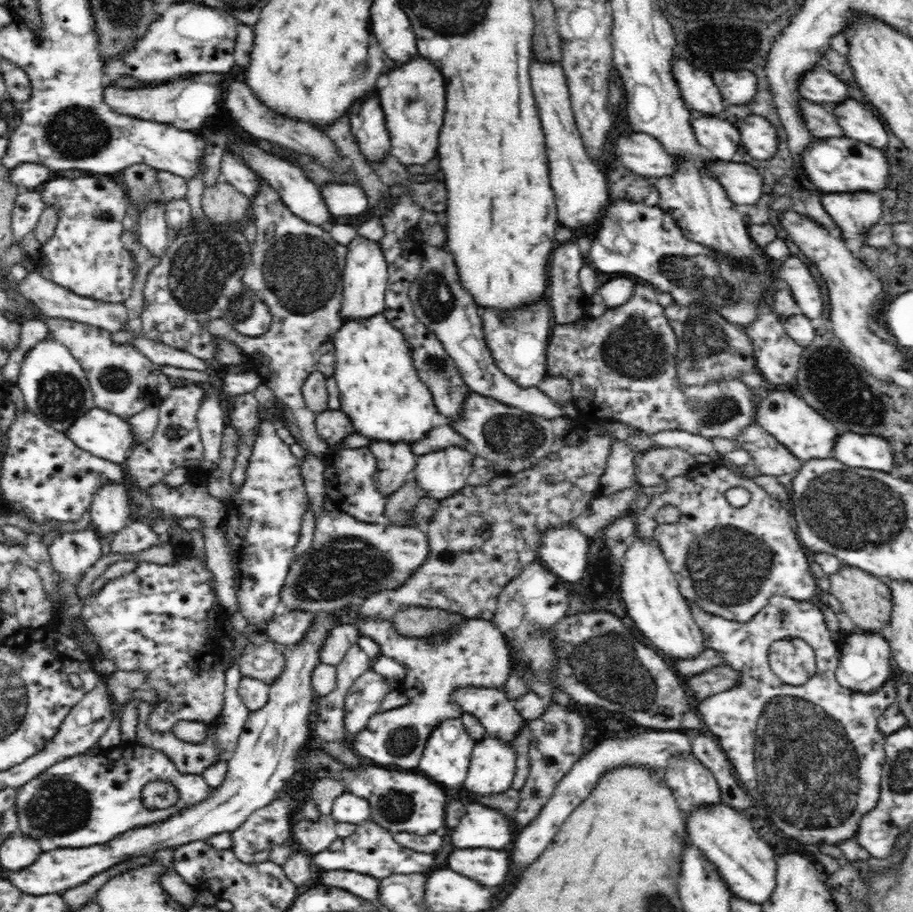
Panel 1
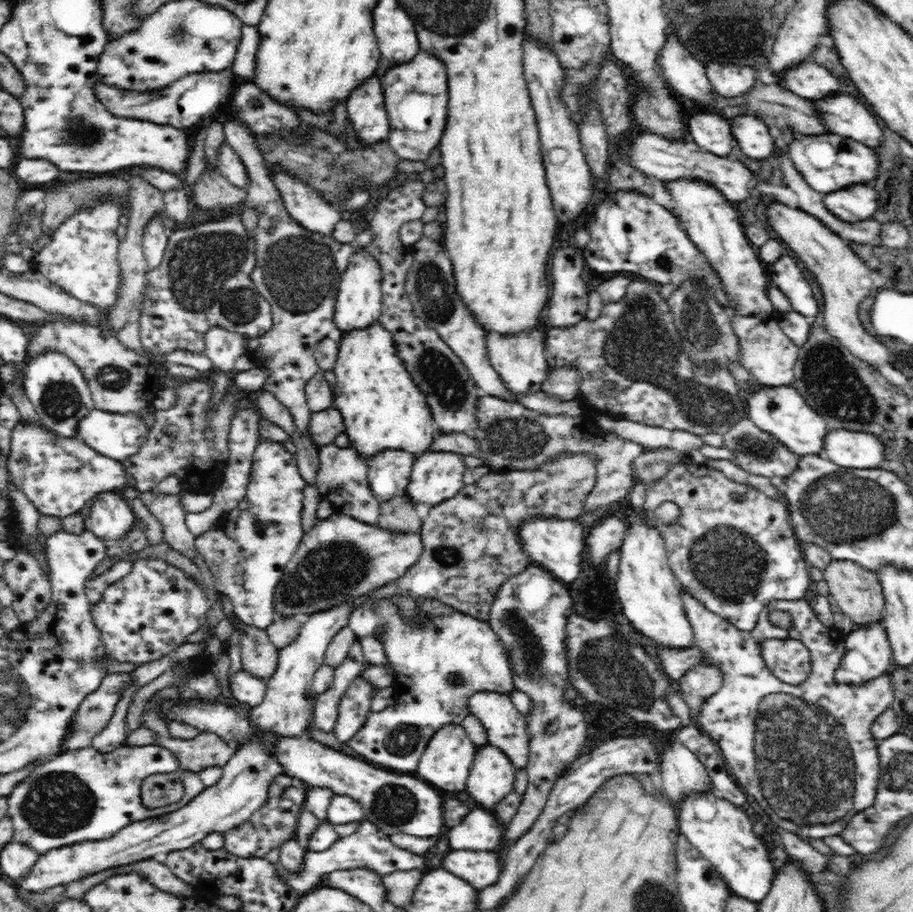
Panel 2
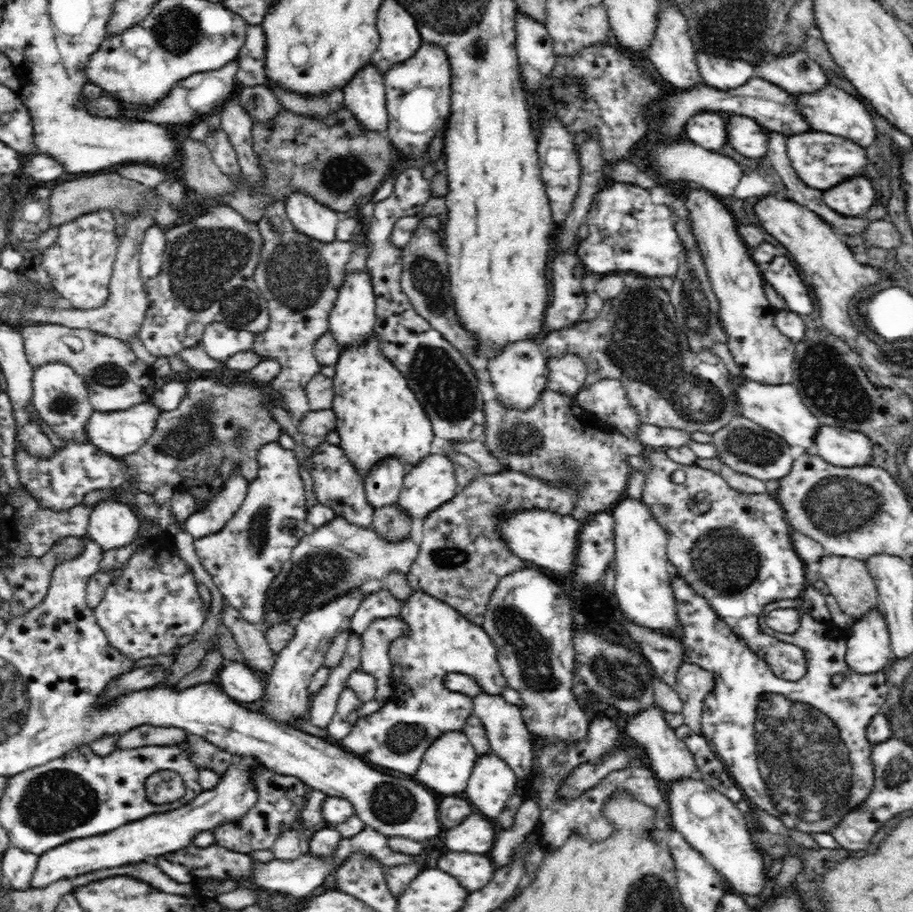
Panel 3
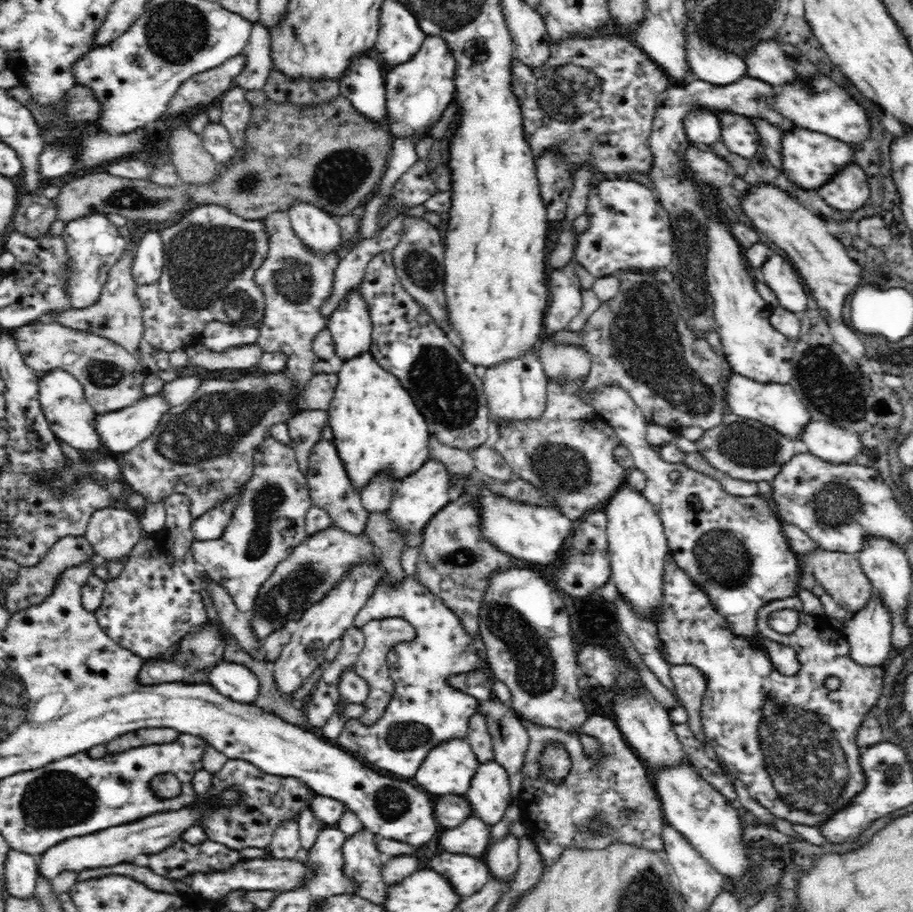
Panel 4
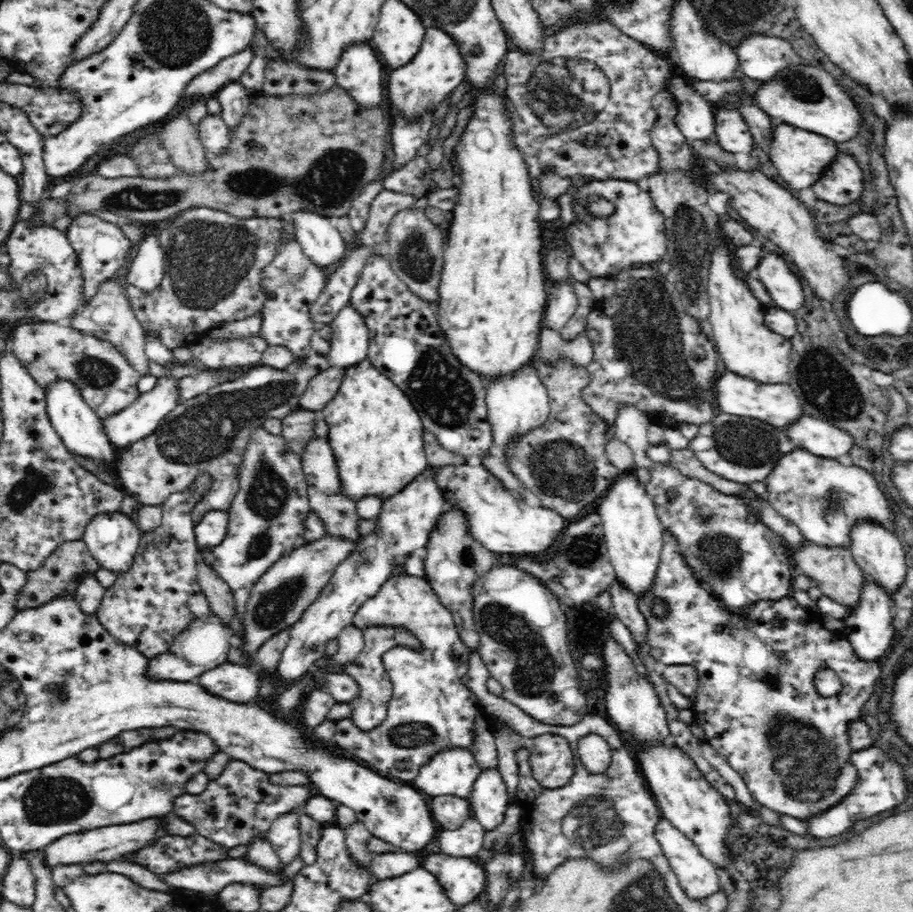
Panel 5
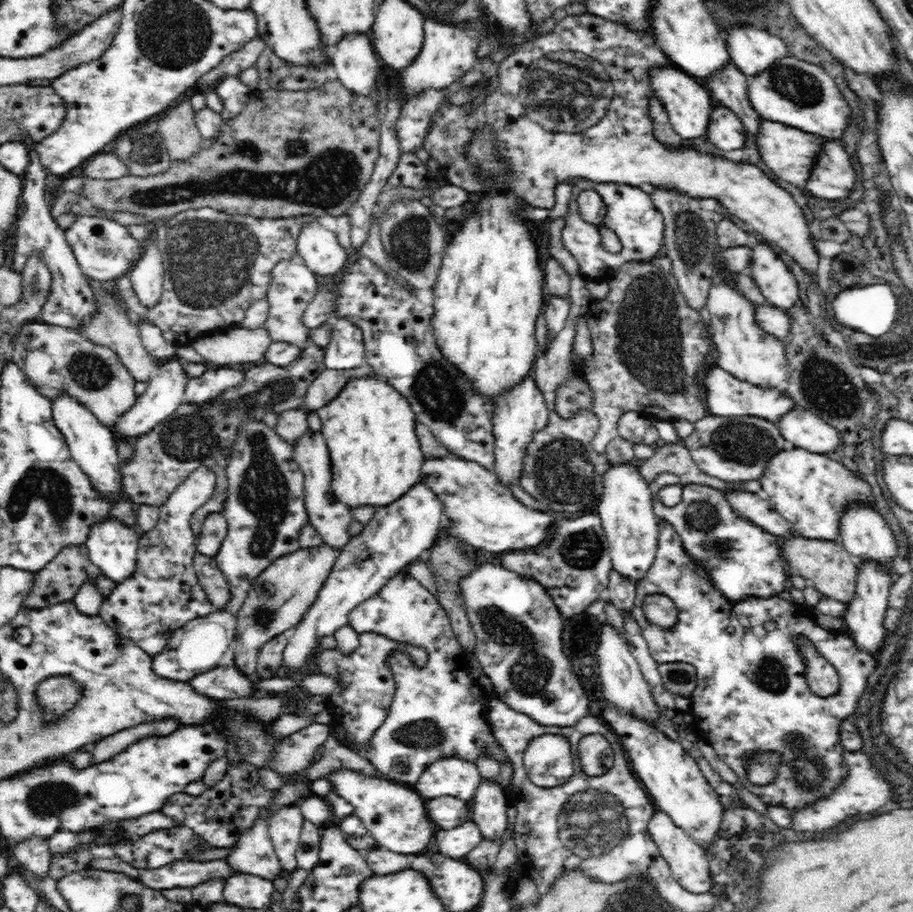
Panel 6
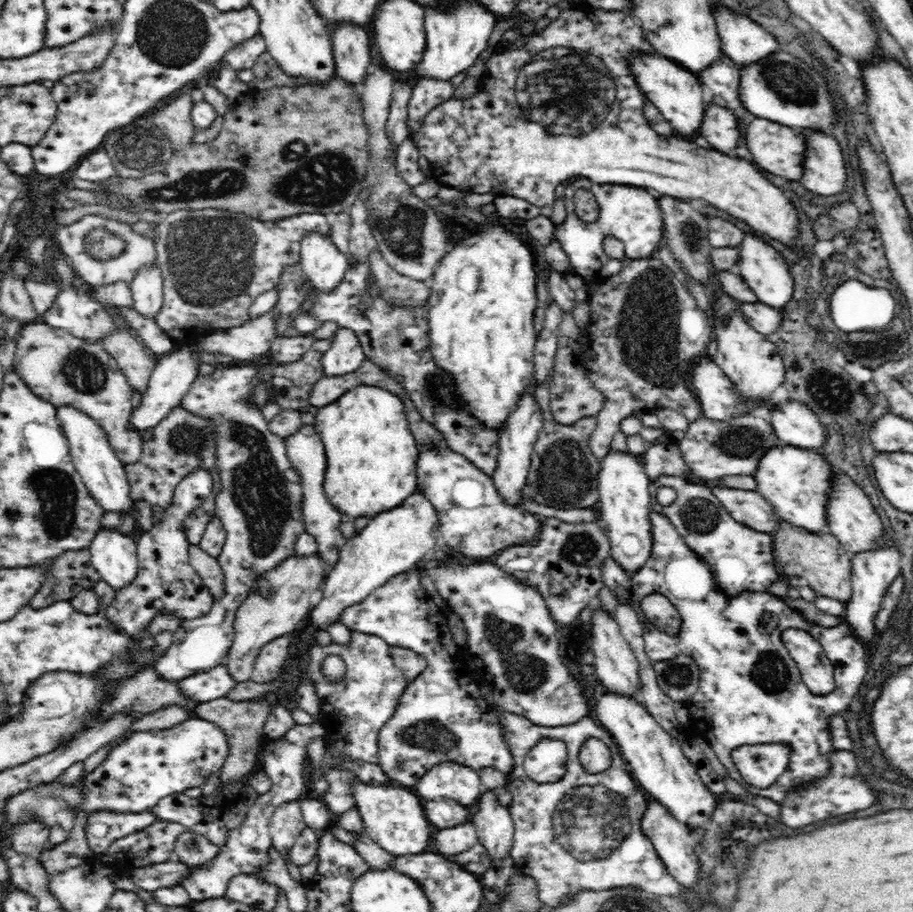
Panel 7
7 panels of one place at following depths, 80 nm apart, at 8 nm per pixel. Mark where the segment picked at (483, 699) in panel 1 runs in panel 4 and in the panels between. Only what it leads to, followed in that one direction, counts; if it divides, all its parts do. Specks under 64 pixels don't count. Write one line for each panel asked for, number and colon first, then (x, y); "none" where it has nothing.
2: (506, 728)
3: (509, 738)
4: (510, 740)

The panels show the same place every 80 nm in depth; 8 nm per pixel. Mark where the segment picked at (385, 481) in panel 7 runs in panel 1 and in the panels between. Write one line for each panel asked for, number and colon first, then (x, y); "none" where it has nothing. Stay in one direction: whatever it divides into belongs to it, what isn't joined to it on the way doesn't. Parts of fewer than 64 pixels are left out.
1: (379, 389)
2: (382, 409)
3: (378, 417)
4: (377, 428)
5: (375, 433)
6: (370, 428)

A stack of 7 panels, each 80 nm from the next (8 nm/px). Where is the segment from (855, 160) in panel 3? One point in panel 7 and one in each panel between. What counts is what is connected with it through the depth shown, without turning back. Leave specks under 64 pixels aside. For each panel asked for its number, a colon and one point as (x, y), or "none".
4: (810, 159)
5: (800, 157)
6: (791, 154)
7: (780, 150)

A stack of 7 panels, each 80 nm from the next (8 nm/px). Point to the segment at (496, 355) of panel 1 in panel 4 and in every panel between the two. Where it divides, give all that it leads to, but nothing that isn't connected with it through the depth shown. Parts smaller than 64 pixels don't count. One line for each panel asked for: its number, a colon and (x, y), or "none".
2: (519, 358)
3: (518, 375)
4: (516, 390)

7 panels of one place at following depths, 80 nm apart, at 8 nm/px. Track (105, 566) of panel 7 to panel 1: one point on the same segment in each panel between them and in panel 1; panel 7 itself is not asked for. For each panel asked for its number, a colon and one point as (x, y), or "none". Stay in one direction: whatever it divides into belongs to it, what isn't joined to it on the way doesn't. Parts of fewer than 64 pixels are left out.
1: (110, 508)
2: (111, 518)
3: (112, 524)
4: (112, 532)
5: (113, 539)
6: (113, 547)

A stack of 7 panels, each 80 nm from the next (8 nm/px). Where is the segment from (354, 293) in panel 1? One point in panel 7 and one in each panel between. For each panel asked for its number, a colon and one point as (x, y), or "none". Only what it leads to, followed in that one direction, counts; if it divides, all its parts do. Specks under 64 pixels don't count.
2: (358, 305)
3: (351, 321)
4: (350, 326)
5: (349, 344)
6: (345, 350)
7: (345, 355)

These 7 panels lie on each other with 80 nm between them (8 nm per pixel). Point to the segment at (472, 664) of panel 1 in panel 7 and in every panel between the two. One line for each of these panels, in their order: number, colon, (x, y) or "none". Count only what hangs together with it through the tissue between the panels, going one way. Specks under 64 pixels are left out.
2: (424, 649)
3: (395, 738)
4: (424, 711)
5: (431, 709)
6: (437, 711)
7: (440, 716)

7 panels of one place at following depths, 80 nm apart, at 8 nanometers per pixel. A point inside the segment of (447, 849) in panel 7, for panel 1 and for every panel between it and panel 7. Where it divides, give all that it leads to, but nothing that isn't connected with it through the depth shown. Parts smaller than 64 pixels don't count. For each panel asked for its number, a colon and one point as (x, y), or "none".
1: (481, 827)
2: (479, 830)
3: (476, 834)
4: (471, 838)
5: (467, 840)
6: (457, 843)

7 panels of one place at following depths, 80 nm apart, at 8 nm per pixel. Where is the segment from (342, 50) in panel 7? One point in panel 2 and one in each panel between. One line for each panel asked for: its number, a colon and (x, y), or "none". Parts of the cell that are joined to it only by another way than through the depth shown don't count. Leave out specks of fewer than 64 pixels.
2: (366, 110)
3: (365, 98)
4: (364, 86)
5: (360, 74)
6: (355, 61)

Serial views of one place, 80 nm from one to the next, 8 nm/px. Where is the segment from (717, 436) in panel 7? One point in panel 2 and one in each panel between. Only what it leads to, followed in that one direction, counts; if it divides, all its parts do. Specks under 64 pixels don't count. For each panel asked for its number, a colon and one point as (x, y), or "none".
2: (760, 453)
3: (745, 447)
4: (745, 449)
5: (740, 449)
6: (731, 449)

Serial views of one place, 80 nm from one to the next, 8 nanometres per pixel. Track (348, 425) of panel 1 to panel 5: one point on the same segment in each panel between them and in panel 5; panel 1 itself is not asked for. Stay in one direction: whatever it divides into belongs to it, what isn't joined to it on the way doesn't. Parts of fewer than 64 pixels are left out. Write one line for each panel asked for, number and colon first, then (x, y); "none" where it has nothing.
2: (324, 426)
3: (315, 425)
4: (303, 428)
5: (298, 426)

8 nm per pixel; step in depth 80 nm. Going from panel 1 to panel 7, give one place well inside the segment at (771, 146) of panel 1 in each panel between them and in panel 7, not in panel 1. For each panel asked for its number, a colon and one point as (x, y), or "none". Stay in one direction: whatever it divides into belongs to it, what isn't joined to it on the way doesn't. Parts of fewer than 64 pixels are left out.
2: (751, 133)
3: (746, 136)
4: (739, 135)
5: (734, 135)
6: (725, 131)
7: (721, 129)

